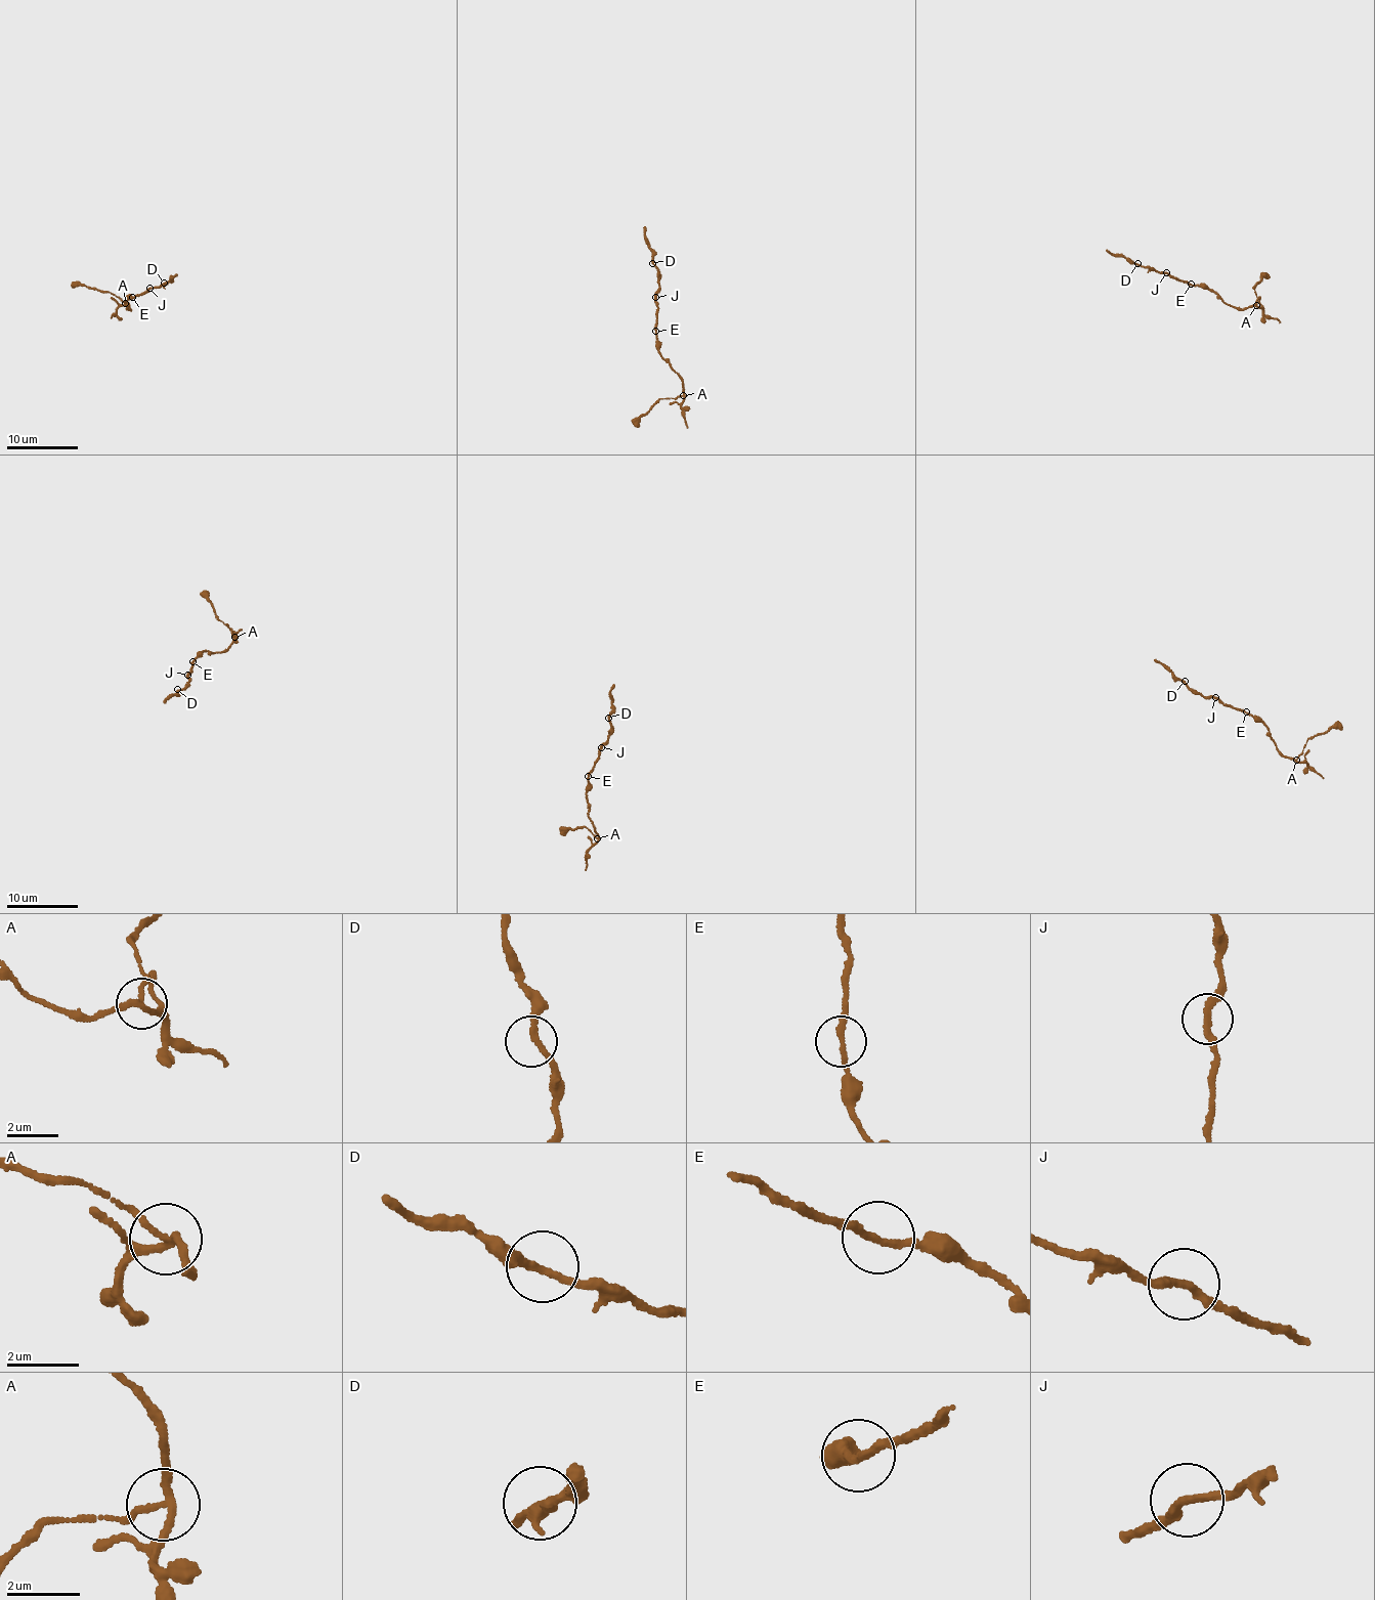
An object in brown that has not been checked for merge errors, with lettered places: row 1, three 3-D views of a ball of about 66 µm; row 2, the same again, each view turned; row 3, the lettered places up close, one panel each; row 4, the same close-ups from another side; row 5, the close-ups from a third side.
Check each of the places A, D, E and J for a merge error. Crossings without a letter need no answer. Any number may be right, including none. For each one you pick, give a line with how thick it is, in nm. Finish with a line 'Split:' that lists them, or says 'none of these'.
A: calibre 190 nm
Split: A

